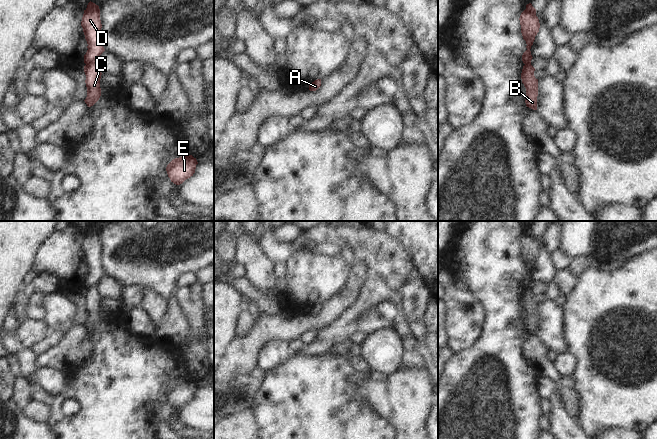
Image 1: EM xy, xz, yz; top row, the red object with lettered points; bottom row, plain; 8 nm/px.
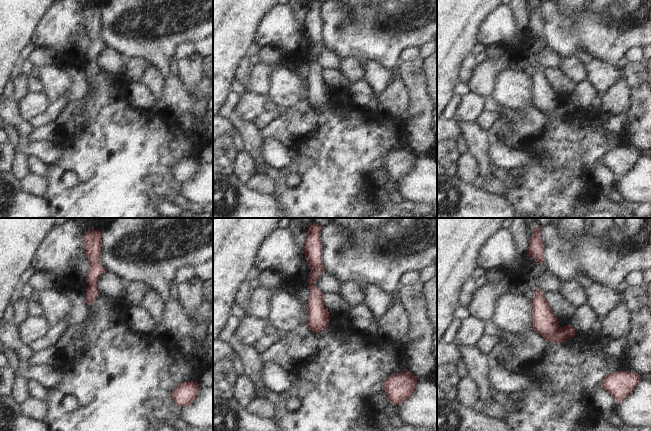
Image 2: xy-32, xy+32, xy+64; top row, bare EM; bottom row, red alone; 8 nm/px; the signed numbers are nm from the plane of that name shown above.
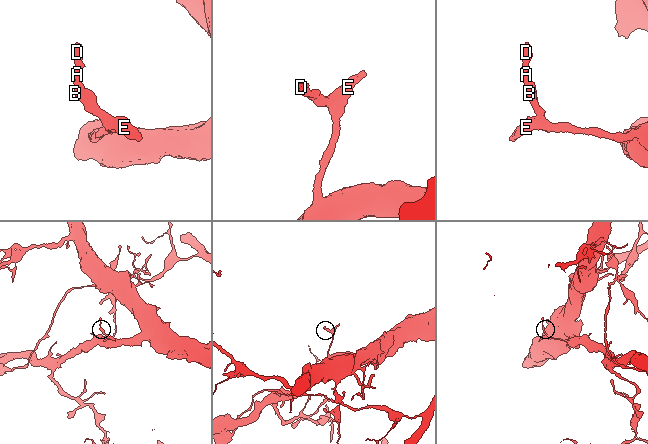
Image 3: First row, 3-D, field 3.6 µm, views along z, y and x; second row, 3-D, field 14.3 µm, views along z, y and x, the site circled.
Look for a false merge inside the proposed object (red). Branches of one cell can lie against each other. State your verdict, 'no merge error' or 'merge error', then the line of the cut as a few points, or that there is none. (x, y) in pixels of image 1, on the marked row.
no merge error; cut none

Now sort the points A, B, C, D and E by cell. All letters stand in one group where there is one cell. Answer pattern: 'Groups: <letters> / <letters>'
Groups: A B C D E.

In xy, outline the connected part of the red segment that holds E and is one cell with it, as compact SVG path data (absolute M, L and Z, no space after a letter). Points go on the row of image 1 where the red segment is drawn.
M192 155L181 156L173 159L166 167L168 177L171 182L176 185L182 184L186 179L193 176L196 165L198 164L196 158Z

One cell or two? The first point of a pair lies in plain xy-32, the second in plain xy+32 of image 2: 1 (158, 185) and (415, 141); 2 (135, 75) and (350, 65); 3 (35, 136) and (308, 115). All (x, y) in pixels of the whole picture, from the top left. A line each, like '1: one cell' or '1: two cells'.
1: two cells
2: one cell
3: one cell

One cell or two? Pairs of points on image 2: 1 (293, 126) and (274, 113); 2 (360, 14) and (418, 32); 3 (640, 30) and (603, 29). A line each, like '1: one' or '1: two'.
1: two
2: one
3: one

